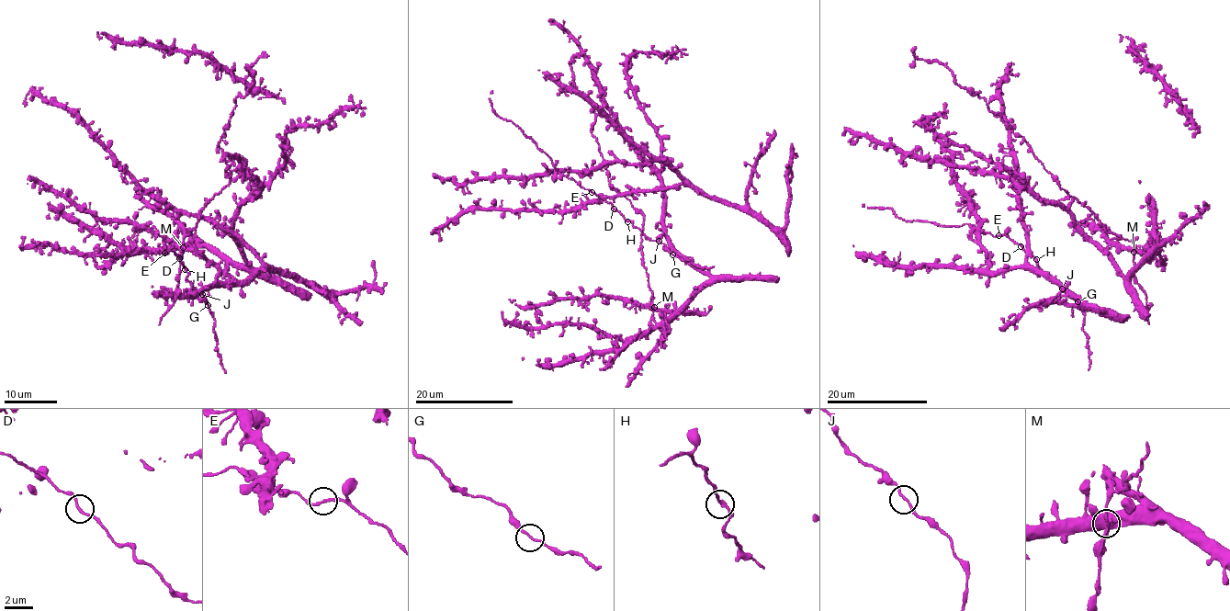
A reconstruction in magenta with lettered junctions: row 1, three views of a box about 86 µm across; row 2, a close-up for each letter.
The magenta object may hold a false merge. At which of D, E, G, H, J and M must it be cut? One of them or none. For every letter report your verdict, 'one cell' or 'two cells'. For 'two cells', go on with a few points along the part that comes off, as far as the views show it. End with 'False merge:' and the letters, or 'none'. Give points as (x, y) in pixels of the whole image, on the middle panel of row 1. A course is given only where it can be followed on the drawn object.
D: one cell
E: one cell
G: one cell
H: one cell
J: one cell
M: one cell
False merge: none

